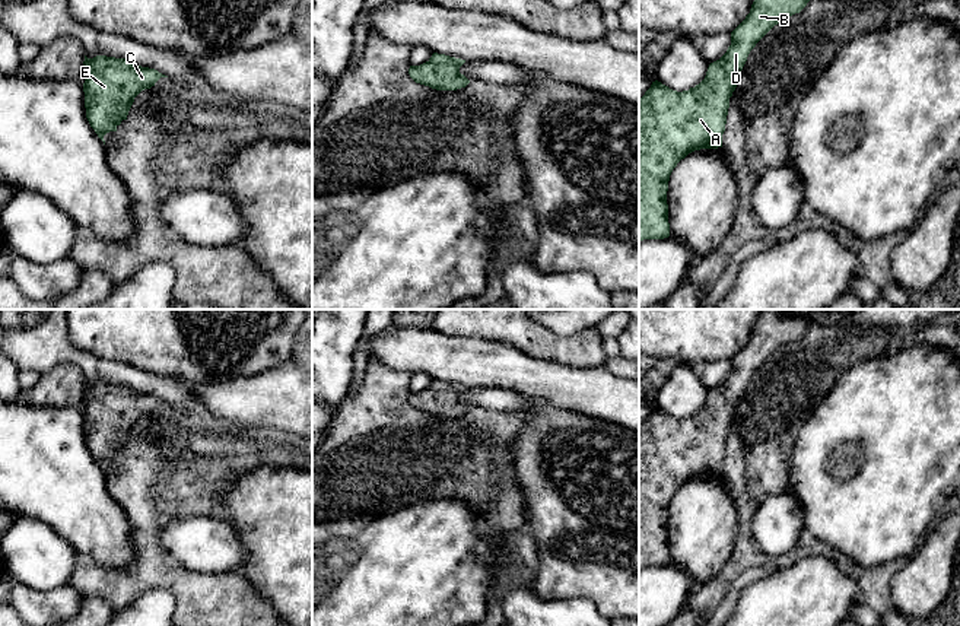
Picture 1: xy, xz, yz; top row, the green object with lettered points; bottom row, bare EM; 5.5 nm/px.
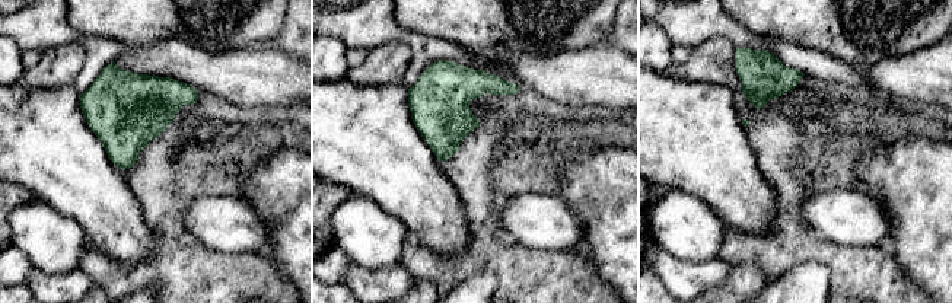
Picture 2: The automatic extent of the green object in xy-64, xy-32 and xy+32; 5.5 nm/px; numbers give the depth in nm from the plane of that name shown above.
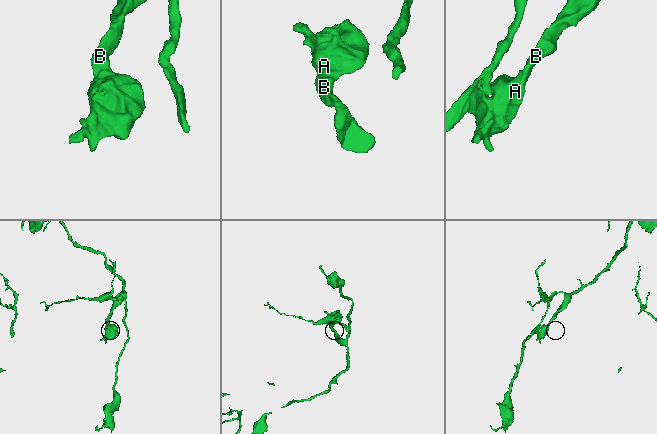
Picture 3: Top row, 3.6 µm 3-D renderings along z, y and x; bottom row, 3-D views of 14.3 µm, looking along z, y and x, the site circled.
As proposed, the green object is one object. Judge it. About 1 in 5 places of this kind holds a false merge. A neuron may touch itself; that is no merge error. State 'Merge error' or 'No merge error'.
No merge error

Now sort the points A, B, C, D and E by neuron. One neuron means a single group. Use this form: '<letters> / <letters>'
A B C D E

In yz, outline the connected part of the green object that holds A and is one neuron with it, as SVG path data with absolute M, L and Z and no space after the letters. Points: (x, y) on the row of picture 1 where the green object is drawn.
M754 0L750 13L731 32L727 53L709 64L699 85L677 92L655 80L639 98L639 241L670 236L667 191L673 169L694 150L722 147L729 98L750 51L775 25L800 13L808 1Z

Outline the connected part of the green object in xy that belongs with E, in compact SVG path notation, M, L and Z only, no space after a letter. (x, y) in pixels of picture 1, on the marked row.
M85 55L83 67L88 77L83 83L86 118L98 137L104 142L104 136L117 131L123 120L127 120L134 98L144 89L150 89L160 77L168 77L155 69L137 66L125 58L96 55L88 58Z

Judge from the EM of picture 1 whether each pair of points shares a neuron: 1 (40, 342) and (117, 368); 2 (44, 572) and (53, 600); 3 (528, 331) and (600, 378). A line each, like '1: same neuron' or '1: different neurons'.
1: same neuron
2: different neurons
3: different neurons

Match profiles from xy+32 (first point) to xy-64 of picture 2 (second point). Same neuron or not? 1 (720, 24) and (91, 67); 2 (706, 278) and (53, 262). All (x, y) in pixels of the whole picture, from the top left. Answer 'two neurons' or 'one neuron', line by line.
1: one neuron
2: two neurons

